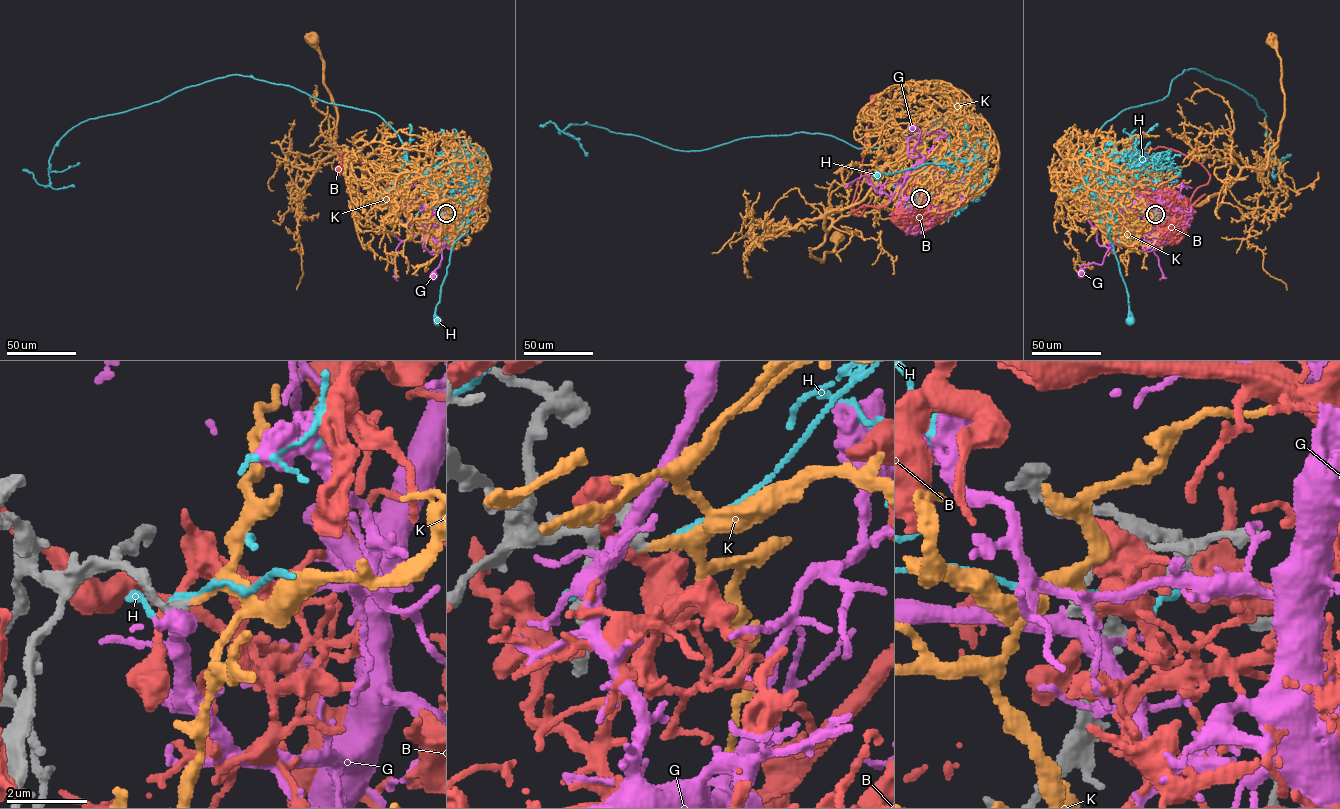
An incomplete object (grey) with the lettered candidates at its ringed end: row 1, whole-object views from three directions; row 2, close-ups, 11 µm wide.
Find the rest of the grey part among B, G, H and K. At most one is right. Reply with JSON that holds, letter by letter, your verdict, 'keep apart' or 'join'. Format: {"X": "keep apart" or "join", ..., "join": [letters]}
{"B": "keep apart", "G": "keep apart", "H": "keep apart", "K": "join", "join": ["K"]}

